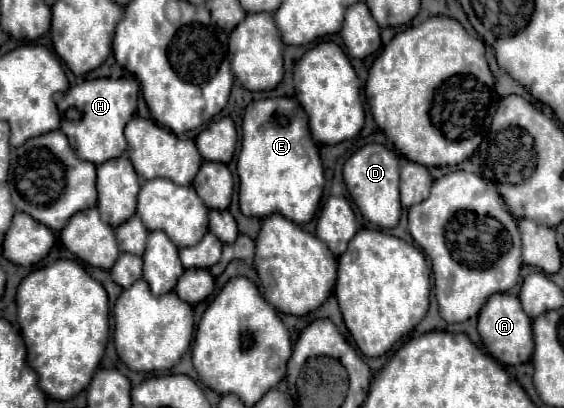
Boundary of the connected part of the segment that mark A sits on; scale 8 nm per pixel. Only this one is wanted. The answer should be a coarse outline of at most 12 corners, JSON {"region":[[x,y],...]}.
{"region":[[511,294],[479,312],[485,350],[505,366],[533,354],[531,318]]}

